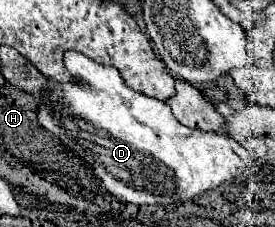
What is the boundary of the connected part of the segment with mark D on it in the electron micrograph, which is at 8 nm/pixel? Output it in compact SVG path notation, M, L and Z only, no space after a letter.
M66 51L64 65L76 77L76 81L50 81L46 103L38 111L38 121L56 137L70 139L76 145L74 151L84 155L86 161L94 165L96 175L114 197L134 205L168 205L188 201L204 191L216 189L218 185L230 183L248 173L254 159L250 151L226 135L202 133L182 125L176 121L164 101L150 99L142 93L136 93L134 89L128 89L116 67L104 67L78 51Z

